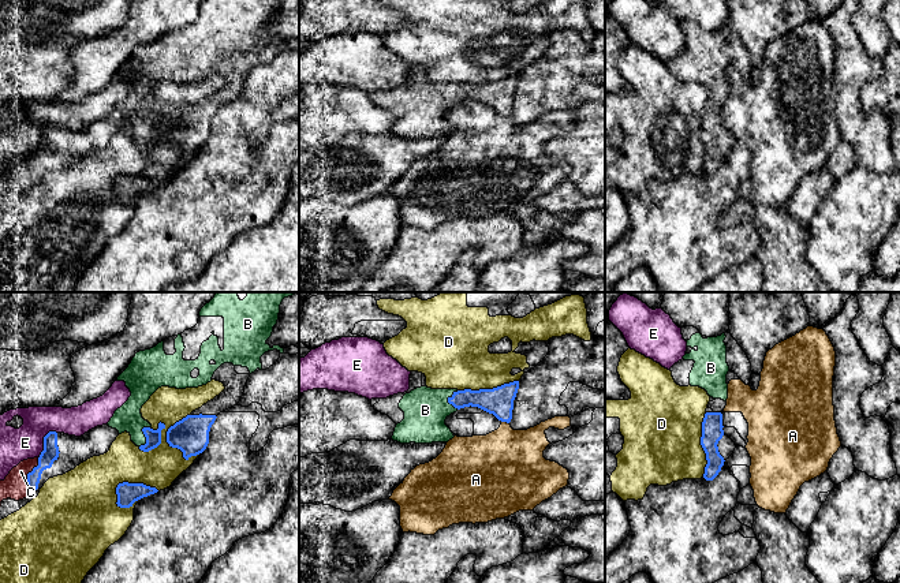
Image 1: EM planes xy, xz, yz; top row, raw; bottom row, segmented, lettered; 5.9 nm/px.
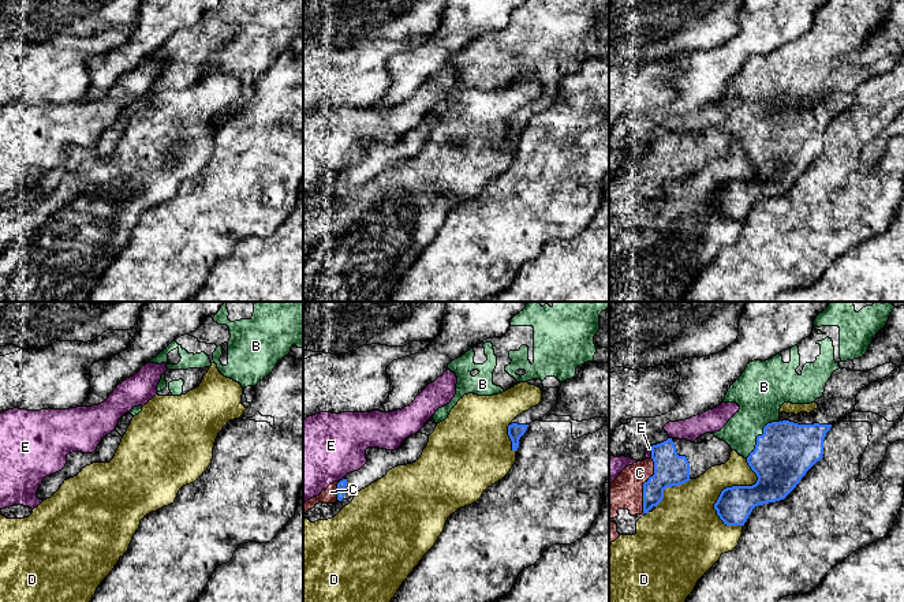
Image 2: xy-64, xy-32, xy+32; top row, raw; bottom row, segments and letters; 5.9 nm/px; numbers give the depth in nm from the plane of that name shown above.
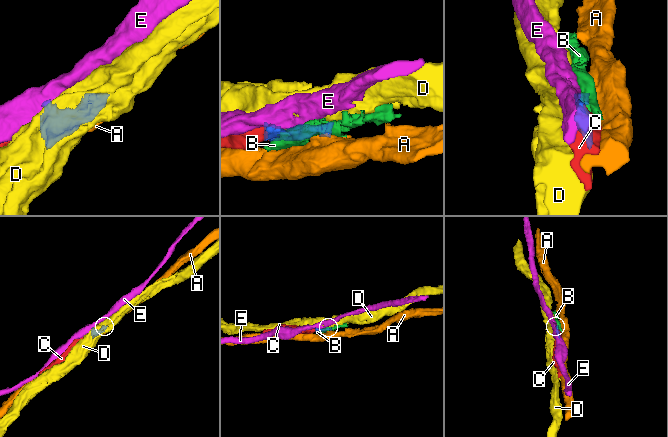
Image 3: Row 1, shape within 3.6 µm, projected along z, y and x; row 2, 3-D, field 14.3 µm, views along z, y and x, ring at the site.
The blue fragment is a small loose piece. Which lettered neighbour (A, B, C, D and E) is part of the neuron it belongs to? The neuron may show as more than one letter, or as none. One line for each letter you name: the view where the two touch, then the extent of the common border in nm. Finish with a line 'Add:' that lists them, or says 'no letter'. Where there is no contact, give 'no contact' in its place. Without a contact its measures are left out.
B: xy | 140 nm
C: xy | 220 nm
Add: B, C

